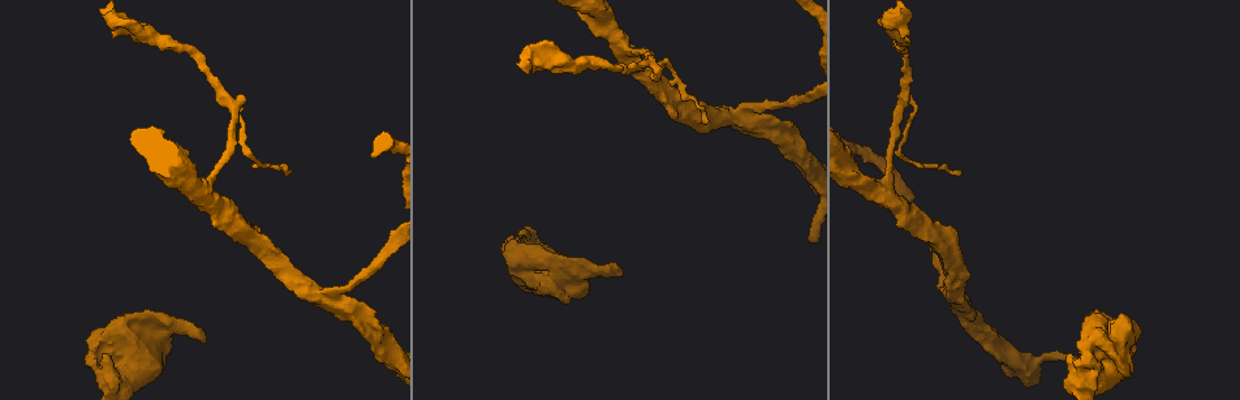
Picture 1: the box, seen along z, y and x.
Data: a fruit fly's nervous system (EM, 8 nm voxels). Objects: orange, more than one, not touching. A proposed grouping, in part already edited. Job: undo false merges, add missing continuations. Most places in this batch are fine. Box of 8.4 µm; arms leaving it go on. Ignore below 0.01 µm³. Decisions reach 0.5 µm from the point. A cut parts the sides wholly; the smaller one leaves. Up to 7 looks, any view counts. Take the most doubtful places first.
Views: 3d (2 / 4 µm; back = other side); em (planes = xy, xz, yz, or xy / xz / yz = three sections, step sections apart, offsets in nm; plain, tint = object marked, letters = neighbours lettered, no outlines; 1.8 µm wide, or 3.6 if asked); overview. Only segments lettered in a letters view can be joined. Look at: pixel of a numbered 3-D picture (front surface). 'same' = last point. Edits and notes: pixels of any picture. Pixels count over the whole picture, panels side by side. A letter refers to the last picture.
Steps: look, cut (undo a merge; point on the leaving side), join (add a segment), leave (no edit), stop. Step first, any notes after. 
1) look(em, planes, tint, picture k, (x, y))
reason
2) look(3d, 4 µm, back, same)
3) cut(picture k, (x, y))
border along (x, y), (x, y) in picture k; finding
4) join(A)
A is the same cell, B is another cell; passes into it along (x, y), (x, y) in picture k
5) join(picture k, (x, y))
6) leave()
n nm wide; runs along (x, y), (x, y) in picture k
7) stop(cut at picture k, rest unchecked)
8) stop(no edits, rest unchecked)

look(3d, 4 µm, picture 1, (205, 342))
branch stops here

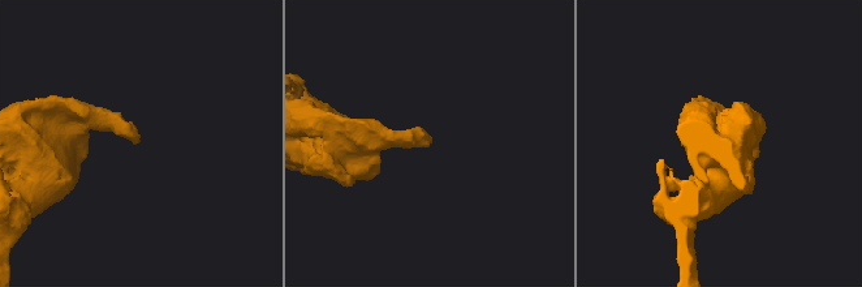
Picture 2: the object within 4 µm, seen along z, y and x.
look(em, planes, letters, picture 2, (429, 140))
shape alone is not enough

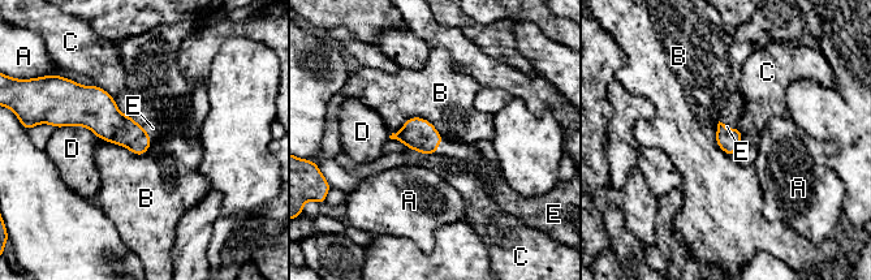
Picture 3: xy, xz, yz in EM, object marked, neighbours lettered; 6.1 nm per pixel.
join(E)
140 nm wide; E is the same cell, A, B, C and D are other cells; passes into it along (110, 124), (149, 134), (152, 128) in picture 3; the cell continues

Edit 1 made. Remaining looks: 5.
look(overview)

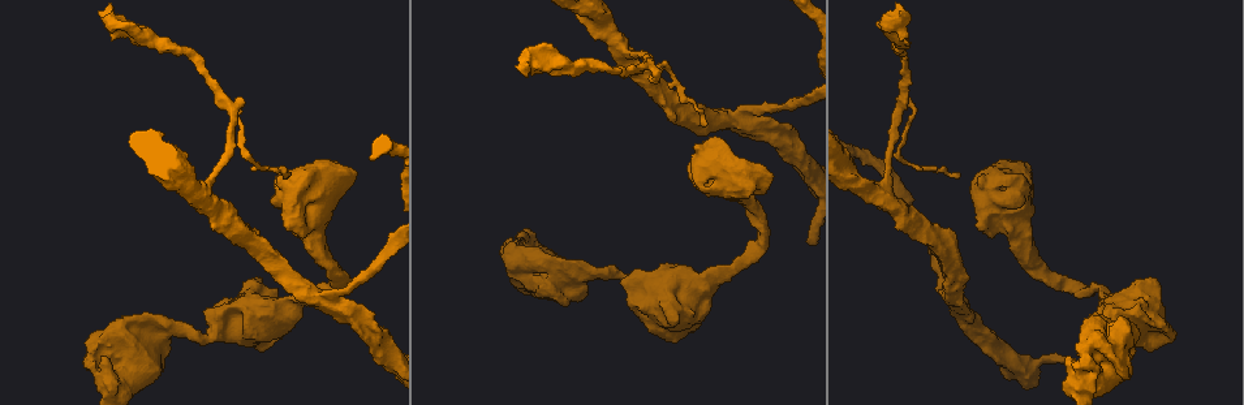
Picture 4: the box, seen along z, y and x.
look(em, planes, plain, picture 4, (89, 364))
calibre changes

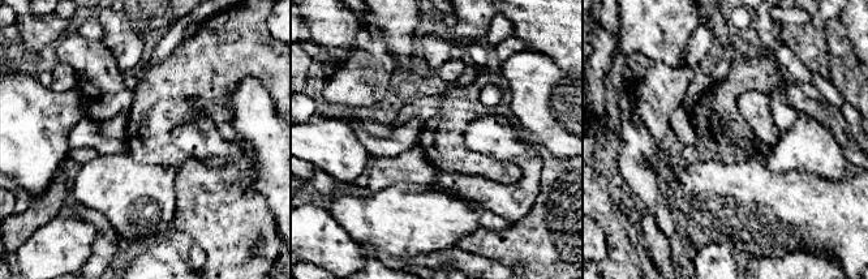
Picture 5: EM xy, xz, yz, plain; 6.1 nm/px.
look(em, planes, letters, same)

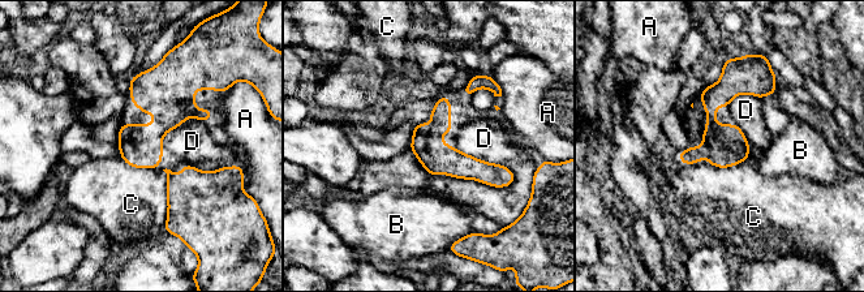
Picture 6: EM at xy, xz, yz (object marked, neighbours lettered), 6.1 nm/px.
leave()
A, B, C and D are other cells; runs along (416, 131), (445, 159), (502, 174) in picture 6; all the same cell

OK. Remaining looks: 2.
look(em, 3.6 µm, xz, step 4, tint, picture 4, (1155, 280))
stops while still wide

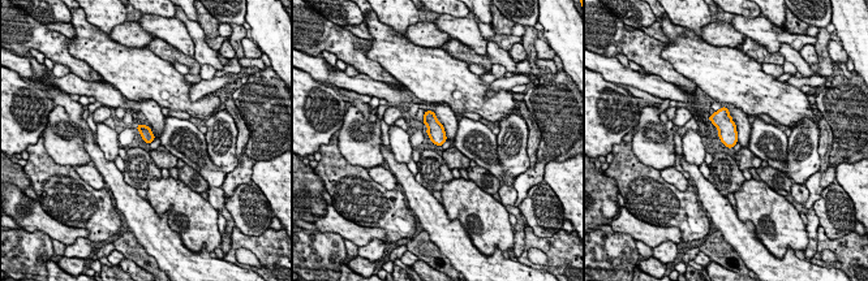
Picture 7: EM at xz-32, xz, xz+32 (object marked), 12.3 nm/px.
look(em, 3.6 µm, xz, step 4, letters, same)
see the neighbours

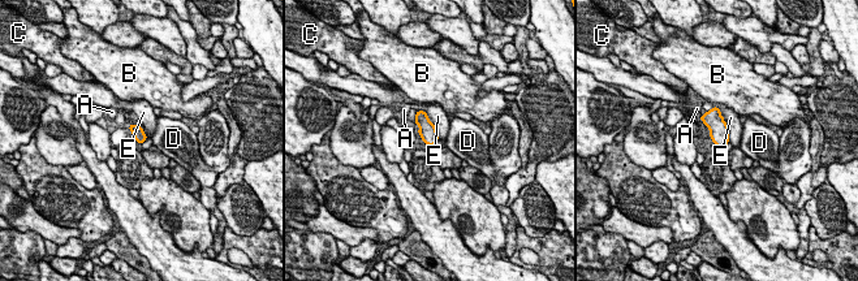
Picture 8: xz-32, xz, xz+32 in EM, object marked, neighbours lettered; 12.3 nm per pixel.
leave()
E touches over 500 nm; A, B, C, D and E are other cells; none of them fits

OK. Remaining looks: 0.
stop(join at picture 3, rest unchecked)

